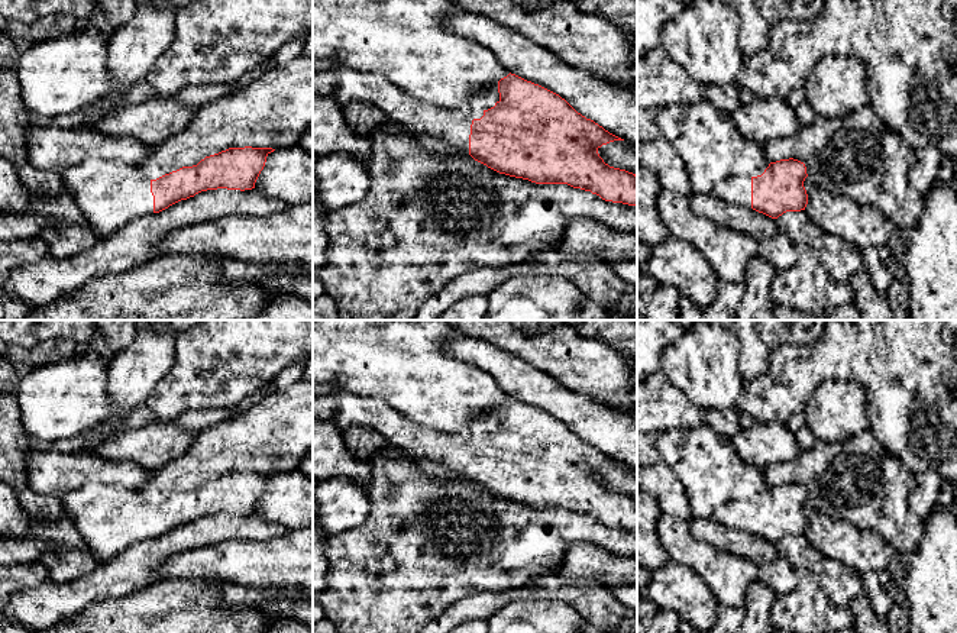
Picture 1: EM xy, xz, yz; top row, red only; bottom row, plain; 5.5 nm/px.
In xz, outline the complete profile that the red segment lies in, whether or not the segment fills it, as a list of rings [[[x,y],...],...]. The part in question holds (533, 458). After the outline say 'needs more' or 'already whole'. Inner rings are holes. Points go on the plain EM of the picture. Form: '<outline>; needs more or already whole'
[[[345,390],[313,398],[313,419],[333,423],[340,430],[365,426],[381,433],[389,446],[436,461],[499,498],[536,508],[568,508],[605,526],[637,530],[637,500],[610,491],[598,478],[602,469],[624,464],[578,437],[559,419],[515,398],[510,397],[475,422],[472,432],[484,436],[481,443],[473,443],[469,432],[440,432],[423,426],[379,397]]]; needs more

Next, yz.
[[[789,482],[770,487],[762,500],[731,501],[720,506],[714,519],[733,529],[751,532],[772,543],[786,536],[805,535],[808,519],[804,506],[808,501],[804,487]]]; needs more

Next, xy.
[[[229,472],[206,481],[197,490],[182,491],[156,504],[149,504],[136,490],[122,485],[88,482],[62,494],[64,513],[85,543],[85,549],[100,562],[116,558],[126,548],[159,537],[169,530],[207,514],[252,514],[272,472]]]; needs more

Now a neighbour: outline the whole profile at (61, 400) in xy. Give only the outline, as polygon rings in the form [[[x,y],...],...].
[[[81,346],[75,355],[61,362],[20,369],[13,388],[25,432],[30,437],[55,442],[94,429],[111,411],[107,378],[109,364],[91,346]]]

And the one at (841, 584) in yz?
[[[786,536],[776,543],[777,550],[793,568],[812,571],[822,592],[838,608],[863,594],[879,617],[886,617],[896,603],[898,585],[886,569],[859,572],[844,563],[825,558],[805,537]]]

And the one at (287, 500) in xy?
[[[298,471],[268,478],[255,514],[288,530],[313,526],[313,479]]]

